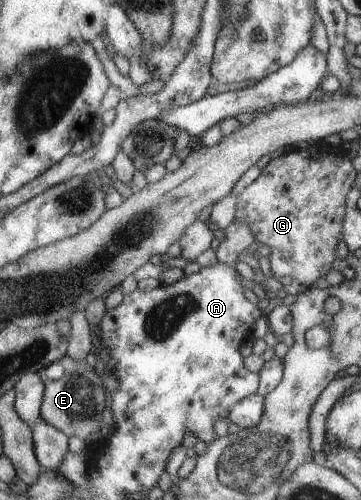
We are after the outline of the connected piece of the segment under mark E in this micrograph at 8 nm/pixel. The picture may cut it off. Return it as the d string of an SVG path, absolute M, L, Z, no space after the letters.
M66 355L54 361L53 366L63 368L63 376L57 380L49 380L44 374L48 366L37 371L44 387L40 405L40 417L57 431L69 437L77 436L80 440L90 443L90 437L99 430L105 405L104 390L100 387L96 372L85 360L76 362Z

